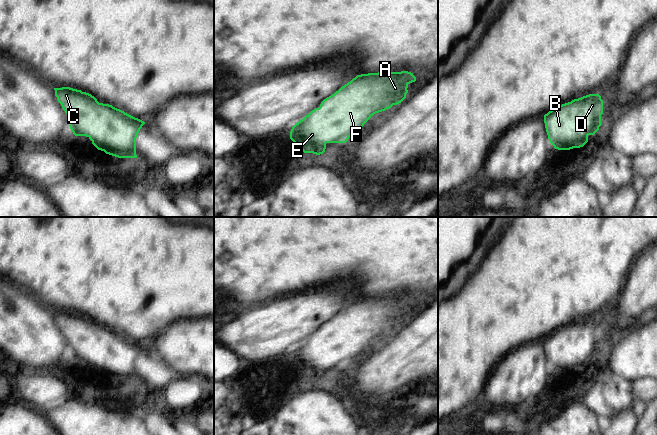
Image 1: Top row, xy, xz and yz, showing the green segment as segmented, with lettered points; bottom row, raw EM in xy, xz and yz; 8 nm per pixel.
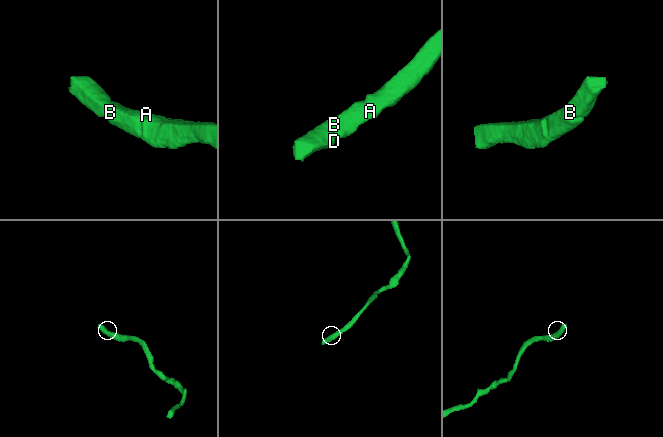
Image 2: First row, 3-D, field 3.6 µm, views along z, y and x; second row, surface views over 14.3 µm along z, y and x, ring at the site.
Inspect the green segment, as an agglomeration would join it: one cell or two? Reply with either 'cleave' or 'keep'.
keep

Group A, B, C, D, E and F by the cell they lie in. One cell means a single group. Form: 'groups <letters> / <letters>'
groups A B C D E F

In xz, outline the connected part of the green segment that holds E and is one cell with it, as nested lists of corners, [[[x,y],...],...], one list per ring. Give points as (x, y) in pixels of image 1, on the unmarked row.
[[[408,295],[357,299],[324,323],[319,332],[315,332],[293,349],[290,363],[304,377],[323,378],[327,367],[346,367],[349,361],[362,353],[374,338],[401,327],[408,317],[408,309],[415,305],[416,301]]]

